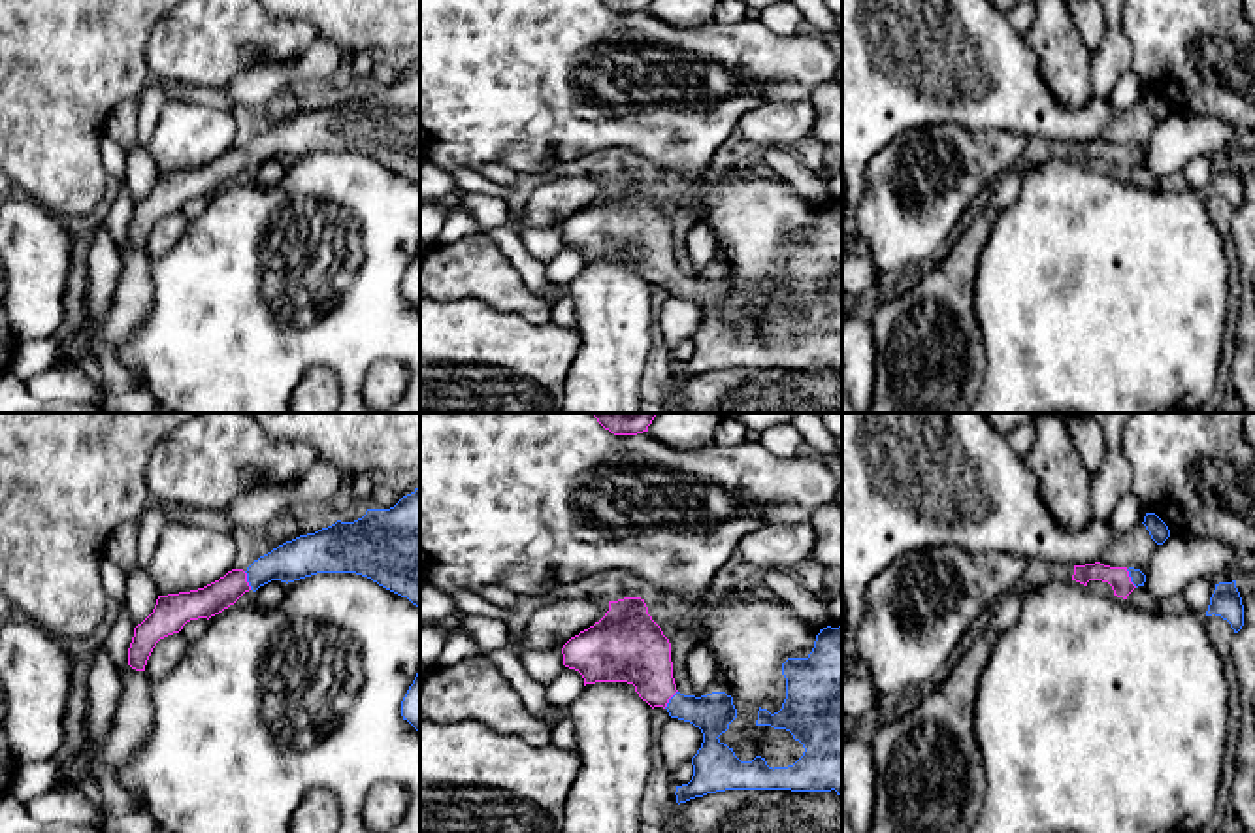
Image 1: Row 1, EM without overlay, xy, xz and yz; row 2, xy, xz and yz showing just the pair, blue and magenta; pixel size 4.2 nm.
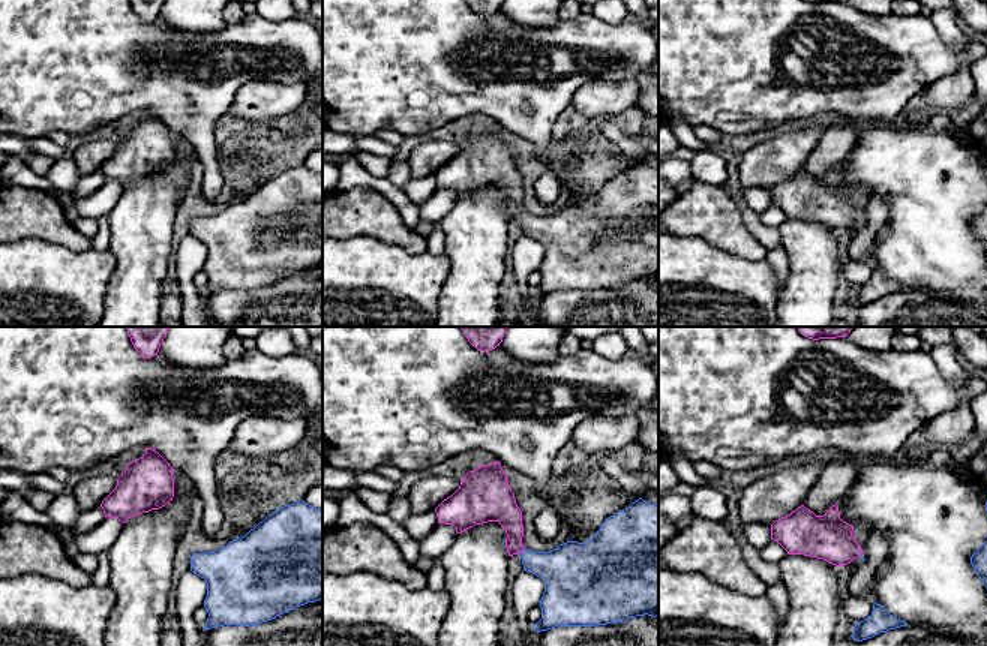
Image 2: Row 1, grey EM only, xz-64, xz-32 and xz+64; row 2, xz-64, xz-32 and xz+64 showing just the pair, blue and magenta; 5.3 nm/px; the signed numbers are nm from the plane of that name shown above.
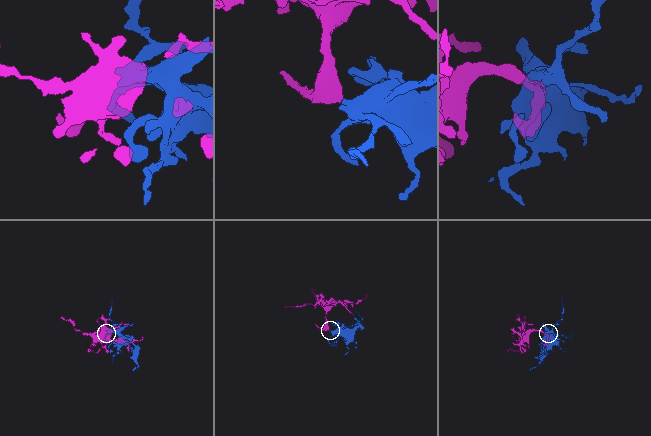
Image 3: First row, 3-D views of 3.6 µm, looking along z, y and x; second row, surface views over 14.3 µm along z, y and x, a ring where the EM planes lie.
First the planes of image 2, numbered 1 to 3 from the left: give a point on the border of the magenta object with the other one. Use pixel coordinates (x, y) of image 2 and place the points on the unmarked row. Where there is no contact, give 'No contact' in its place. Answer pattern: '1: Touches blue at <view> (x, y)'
1: No contact
2: No contact
3: No contact

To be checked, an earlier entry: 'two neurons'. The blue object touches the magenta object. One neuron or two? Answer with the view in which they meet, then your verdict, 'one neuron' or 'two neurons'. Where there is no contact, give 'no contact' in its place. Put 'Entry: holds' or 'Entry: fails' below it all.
meets blue in xy; one neuron
Entry: fails

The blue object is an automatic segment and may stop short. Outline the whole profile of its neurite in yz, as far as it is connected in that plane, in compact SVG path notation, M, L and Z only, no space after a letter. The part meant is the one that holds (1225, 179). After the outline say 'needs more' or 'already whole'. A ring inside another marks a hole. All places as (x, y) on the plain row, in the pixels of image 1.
M1236 158L1232 160L1219 160L1210 175L1210 183L1206 194L1221 194L1231 202L1234 211L1238 211L1244 204L1244 183L1240 170L1236 166Z; already whole

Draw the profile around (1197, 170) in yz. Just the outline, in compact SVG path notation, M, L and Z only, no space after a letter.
M1206 153L1193 156L1185 162L1178 181L1187 185L1198 194L1206 194L1214 168L1215 168L1215 162Z

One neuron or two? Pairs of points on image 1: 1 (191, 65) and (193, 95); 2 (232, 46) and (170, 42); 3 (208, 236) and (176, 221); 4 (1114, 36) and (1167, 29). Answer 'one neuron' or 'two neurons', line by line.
1: two neurons
2: one neuron
3: two neurons
4: two neurons

